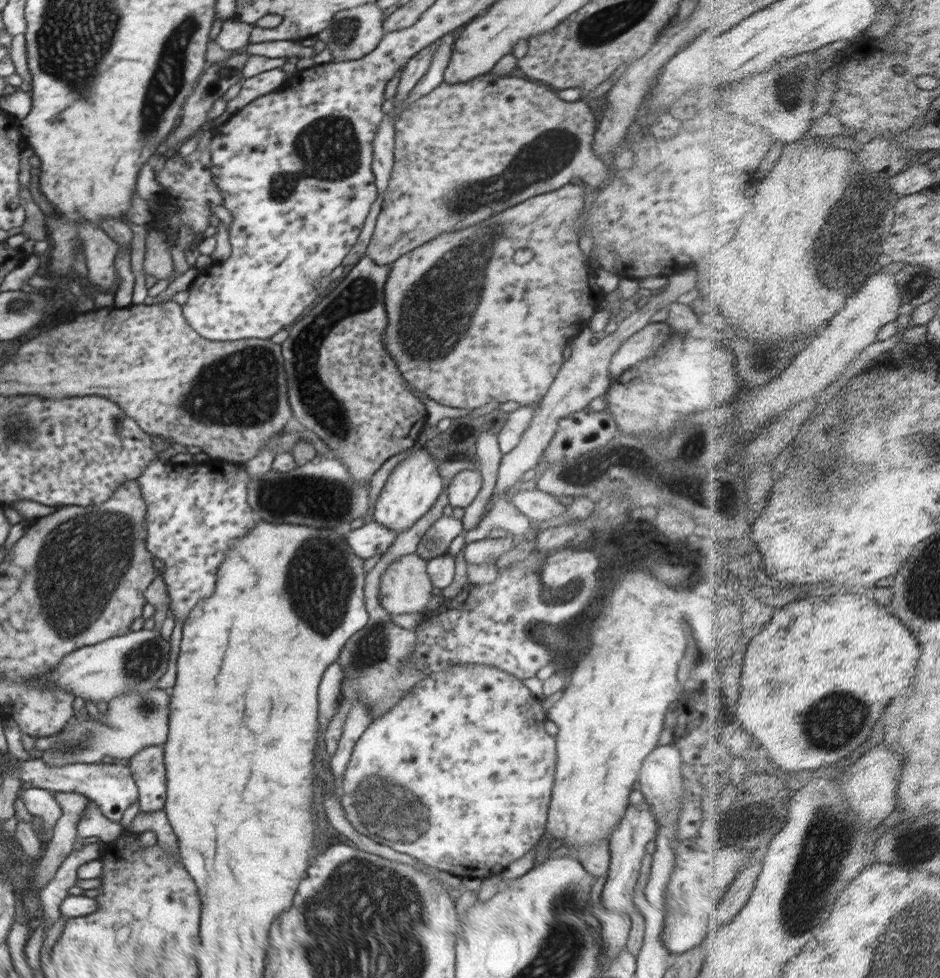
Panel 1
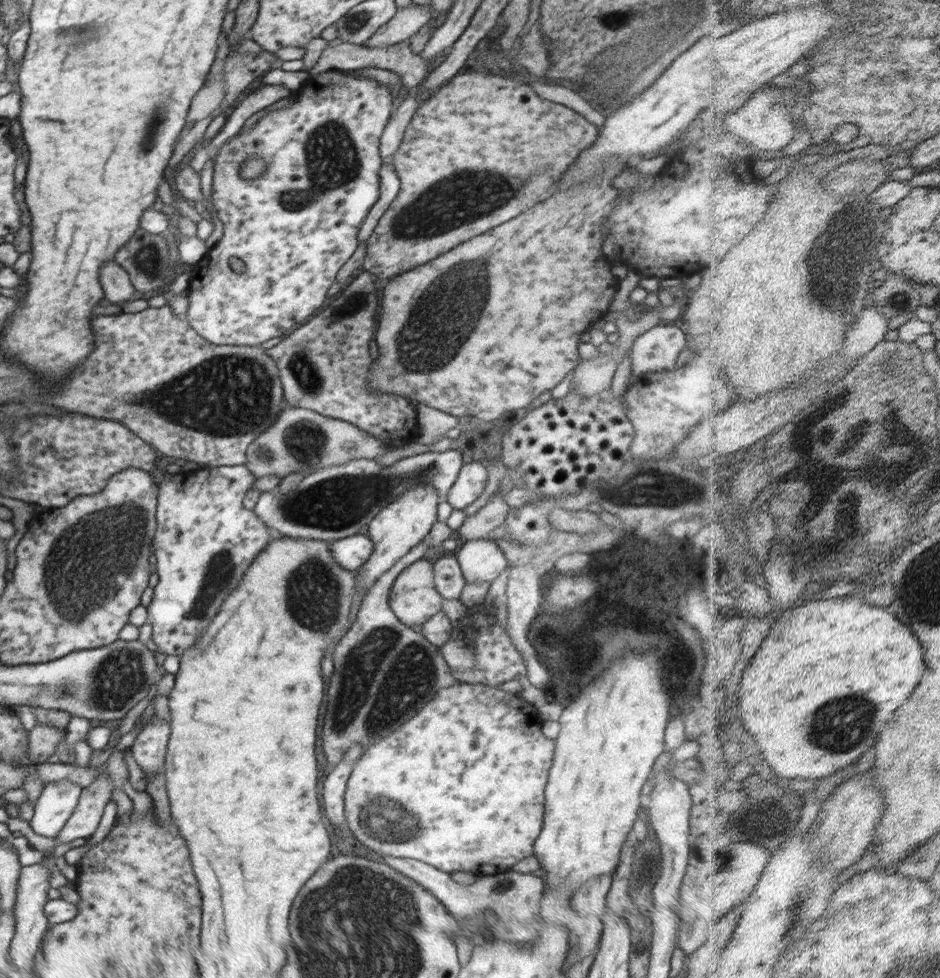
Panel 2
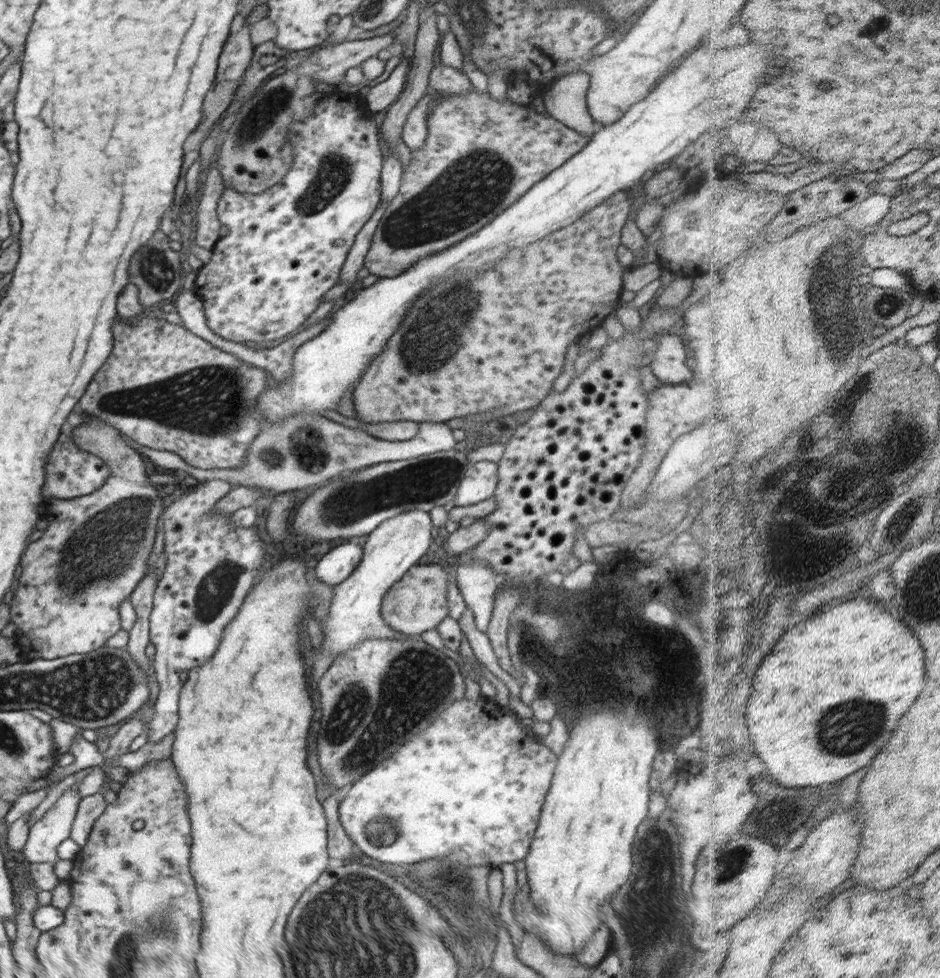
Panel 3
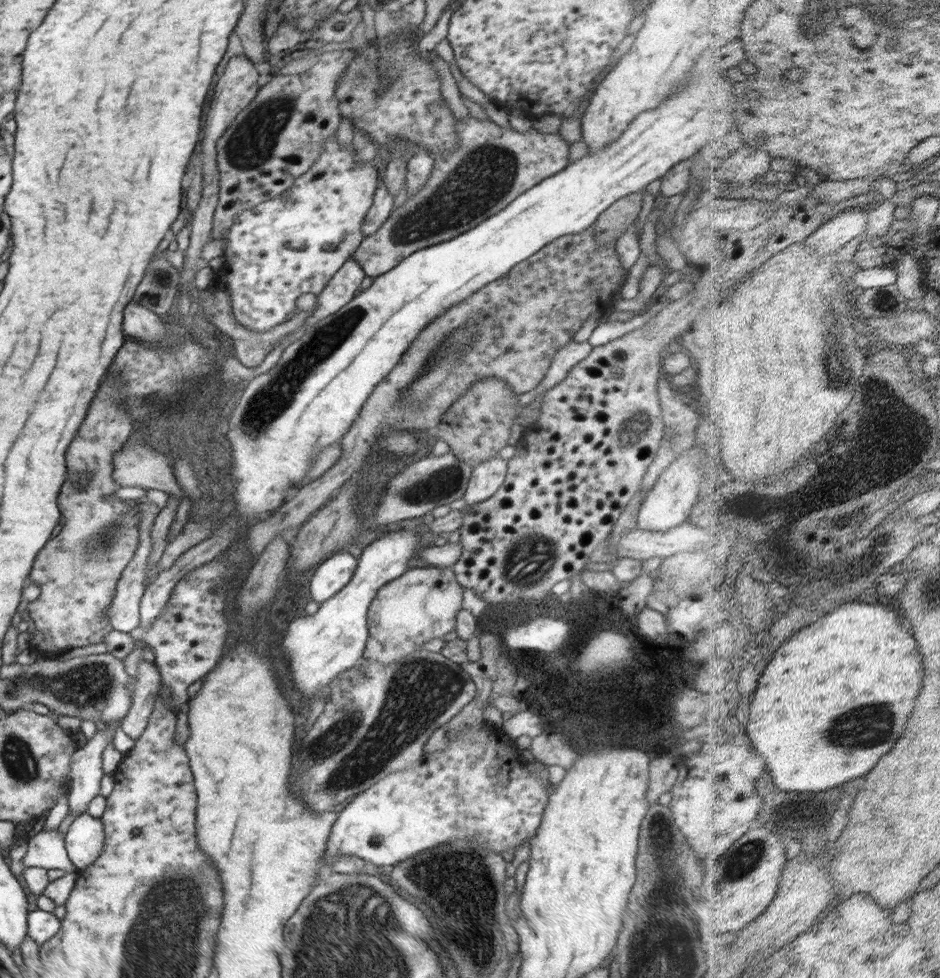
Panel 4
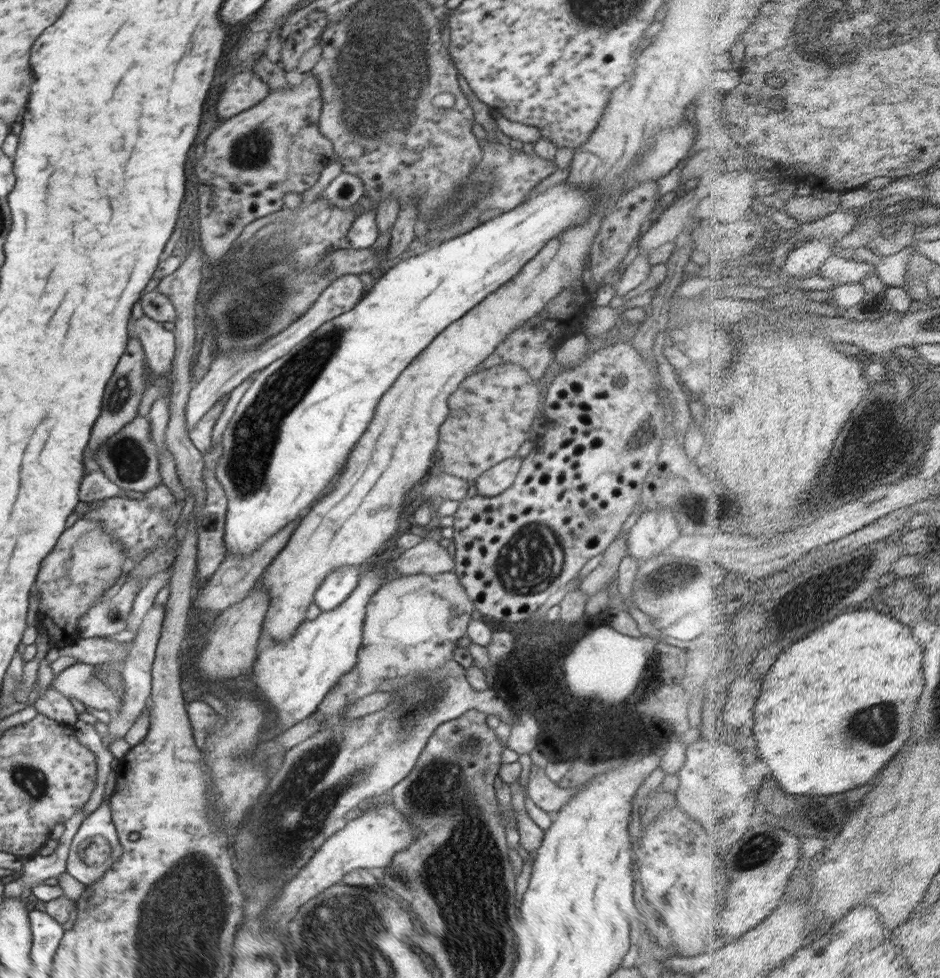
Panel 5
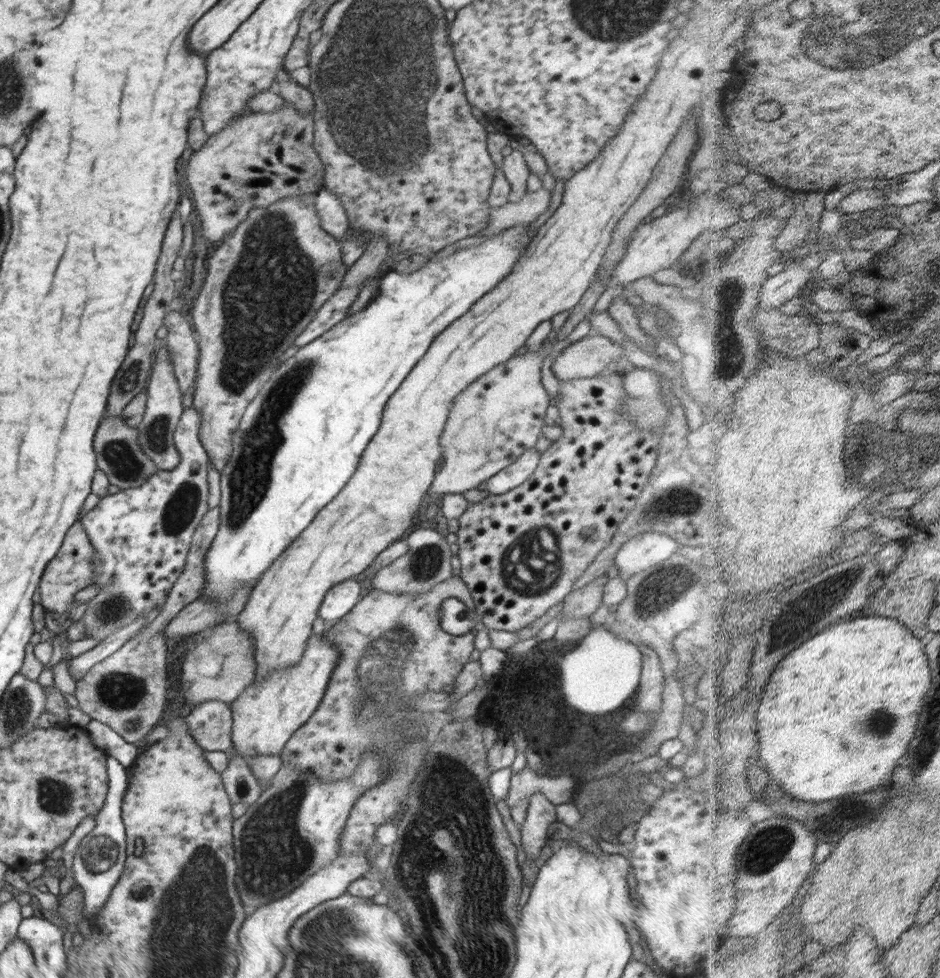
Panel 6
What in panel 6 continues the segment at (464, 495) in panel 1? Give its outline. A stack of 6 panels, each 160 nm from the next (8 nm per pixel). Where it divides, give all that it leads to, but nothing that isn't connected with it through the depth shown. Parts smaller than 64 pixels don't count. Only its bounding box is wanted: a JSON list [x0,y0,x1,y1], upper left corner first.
[486,448,540,495]

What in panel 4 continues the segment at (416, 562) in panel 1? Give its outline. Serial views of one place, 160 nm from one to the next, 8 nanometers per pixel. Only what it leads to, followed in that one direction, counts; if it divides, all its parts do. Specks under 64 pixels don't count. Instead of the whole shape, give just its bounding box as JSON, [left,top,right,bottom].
[362,567,463,664]

